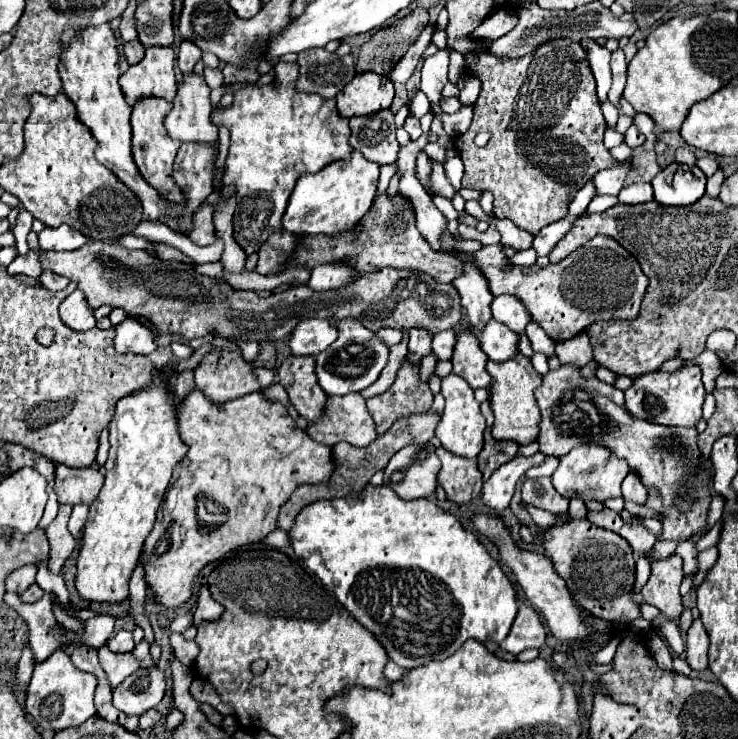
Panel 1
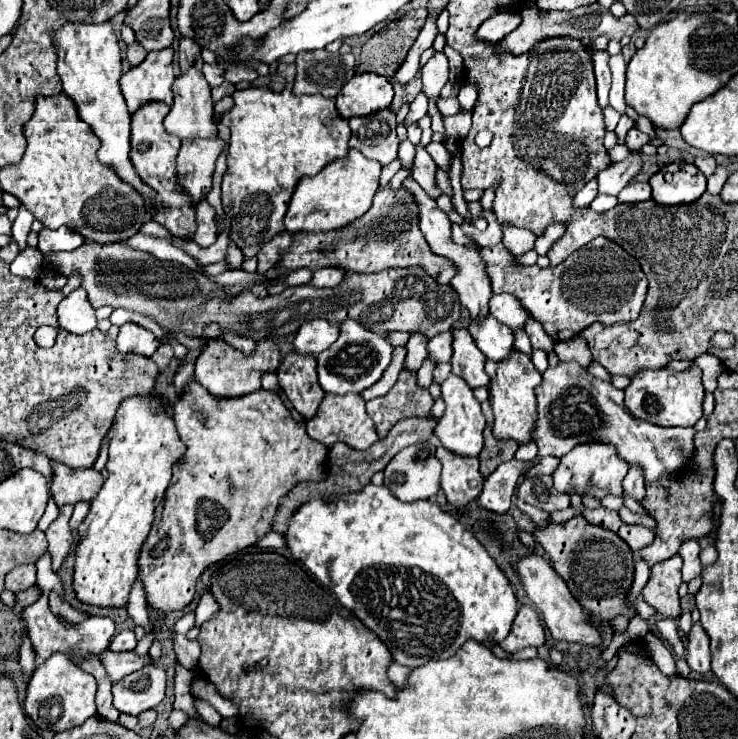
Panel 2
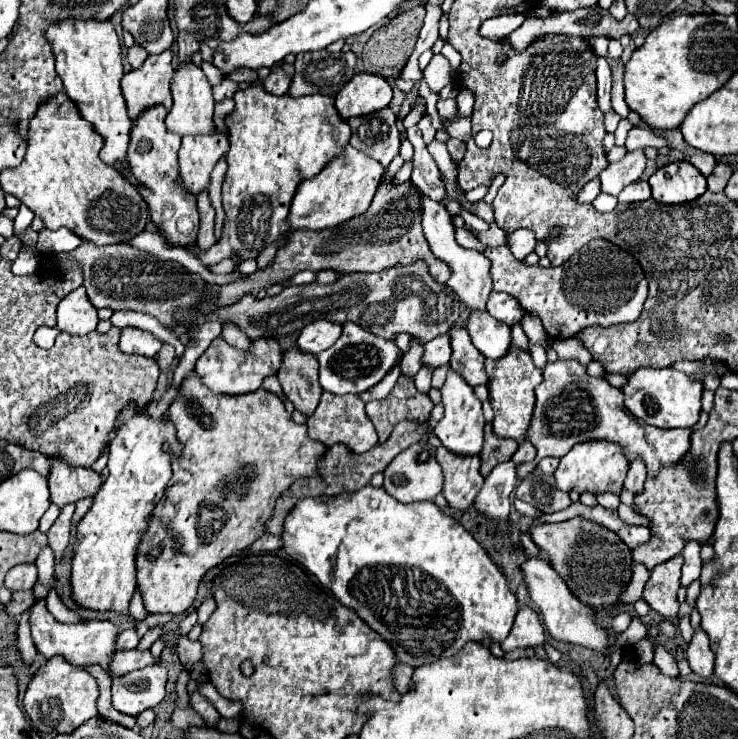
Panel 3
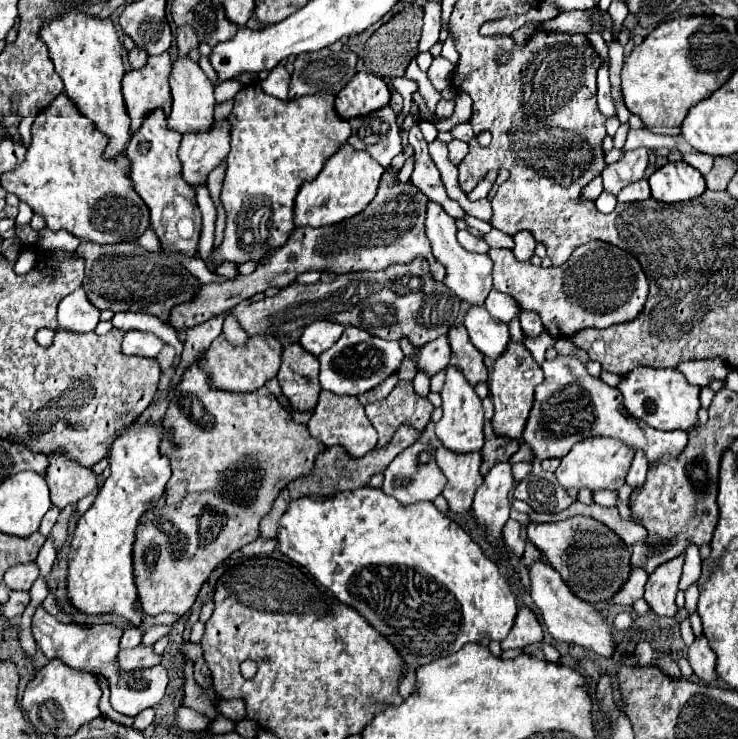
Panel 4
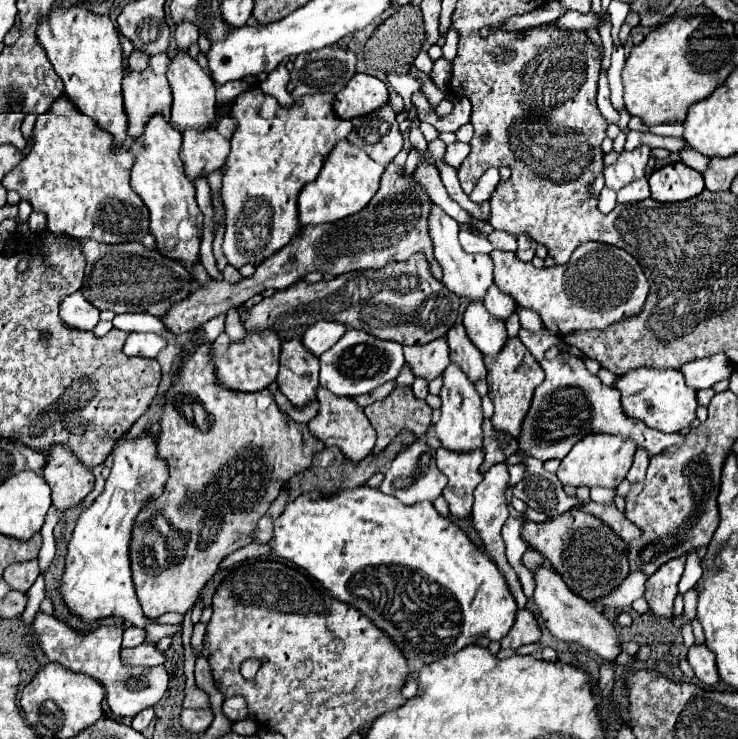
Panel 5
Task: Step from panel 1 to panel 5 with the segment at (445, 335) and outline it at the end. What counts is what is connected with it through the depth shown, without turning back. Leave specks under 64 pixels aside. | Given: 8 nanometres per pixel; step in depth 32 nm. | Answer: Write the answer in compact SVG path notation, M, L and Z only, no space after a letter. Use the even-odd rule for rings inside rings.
M444 338L432 340L424 346L404 346L404 356L406 356L406 364L410 366L412 374L428 382L440 376L444 368L450 364L448 344Z

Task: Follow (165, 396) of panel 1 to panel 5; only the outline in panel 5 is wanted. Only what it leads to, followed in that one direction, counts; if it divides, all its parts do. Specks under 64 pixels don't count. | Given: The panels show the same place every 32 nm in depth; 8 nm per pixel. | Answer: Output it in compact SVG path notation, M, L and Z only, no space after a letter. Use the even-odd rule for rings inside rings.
M150 432L144 436L138 436L134 440L118 440L114 450L112 450L112 458L114 458L114 466L112 466L110 476L106 478L104 492L94 500L94 504L90 508L86 508L80 514L80 518L76 522L74 534L68 542L66 566L64 566L64 574L62 574L62 582L58 586L58 592L60 592L68 612L82 618L86 624L98 622L98 620L108 618L108 616L120 616L133 625L146 625L144 627L147 633L145 642L156 642L163 637L176 634L179 625L160 624L147 619L140 612L140 604L138 604L134 584L132 584L132 572L130 572L130 560L128 560L128 540L132 536L132 520L136 518L140 508L150 498L156 498L162 494L164 484L168 480L168 466L164 464L164 460L158 460L156 440L154 440L154 434L150 434Z

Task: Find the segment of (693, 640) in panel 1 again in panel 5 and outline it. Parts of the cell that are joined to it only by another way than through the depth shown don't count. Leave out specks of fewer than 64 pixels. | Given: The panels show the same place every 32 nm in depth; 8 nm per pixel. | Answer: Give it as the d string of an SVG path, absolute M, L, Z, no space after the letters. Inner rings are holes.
M694 644L688 650L688 662L694 668L696 678L700 682L704 682L706 686L718 684L720 676L718 676L718 670L716 670L716 660L714 660L714 654L706 648L706 644L700 644L700 646Z

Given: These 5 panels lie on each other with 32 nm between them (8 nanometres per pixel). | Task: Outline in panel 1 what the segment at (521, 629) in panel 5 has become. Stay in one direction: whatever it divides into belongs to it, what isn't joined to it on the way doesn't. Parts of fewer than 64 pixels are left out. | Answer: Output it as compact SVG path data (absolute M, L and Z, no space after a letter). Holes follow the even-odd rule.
M522 604L510 634L506 636L506 640L500 642L500 648L510 654L518 654L526 648L540 648L544 644L544 638L546 638L546 630L540 622L540 616L532 606Z

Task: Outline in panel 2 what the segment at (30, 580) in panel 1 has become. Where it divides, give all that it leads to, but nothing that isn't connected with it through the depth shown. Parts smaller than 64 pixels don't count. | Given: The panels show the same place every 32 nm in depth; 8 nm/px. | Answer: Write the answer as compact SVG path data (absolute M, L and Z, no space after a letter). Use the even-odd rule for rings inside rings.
M24 564L16 566L6 574L6 588L10 592L20 592L28 590L30 586L36 584L36 566L34 564Z

